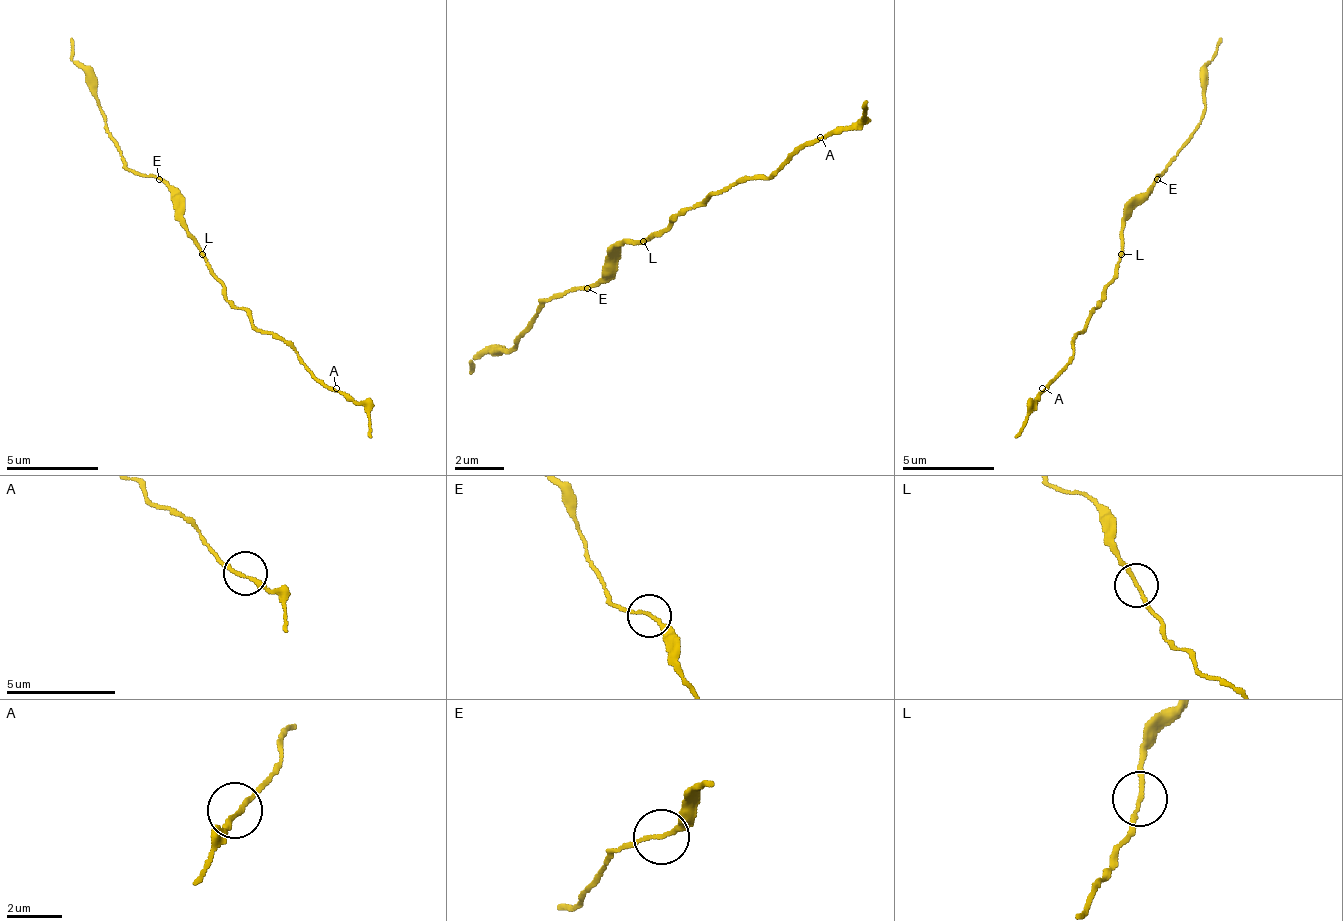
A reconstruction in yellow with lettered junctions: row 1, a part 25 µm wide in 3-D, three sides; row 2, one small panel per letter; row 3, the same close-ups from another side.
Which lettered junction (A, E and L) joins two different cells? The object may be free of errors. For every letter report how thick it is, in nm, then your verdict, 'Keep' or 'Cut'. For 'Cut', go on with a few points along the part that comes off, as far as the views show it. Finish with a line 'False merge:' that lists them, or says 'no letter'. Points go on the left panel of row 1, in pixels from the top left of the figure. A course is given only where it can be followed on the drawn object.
A: Thickness 160 nm. Keep
E: Thickness 150 nm. Keep
L: Thickness 150 nm. Keep
False merge: no letter

